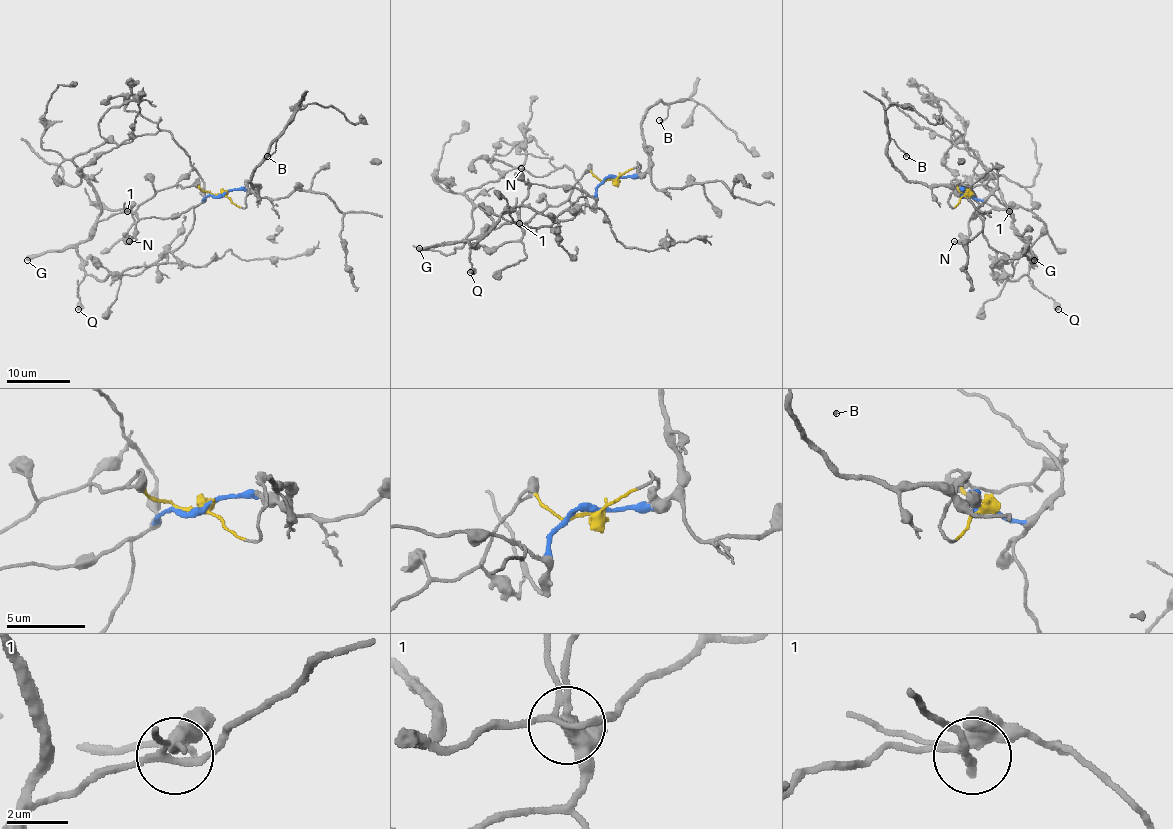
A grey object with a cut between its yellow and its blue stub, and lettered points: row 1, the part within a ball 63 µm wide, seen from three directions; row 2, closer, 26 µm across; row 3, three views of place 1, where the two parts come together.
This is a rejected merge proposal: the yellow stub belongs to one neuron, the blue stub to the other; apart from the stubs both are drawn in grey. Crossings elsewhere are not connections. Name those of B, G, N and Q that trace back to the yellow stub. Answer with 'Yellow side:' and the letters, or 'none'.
Yellow side: G, Q

